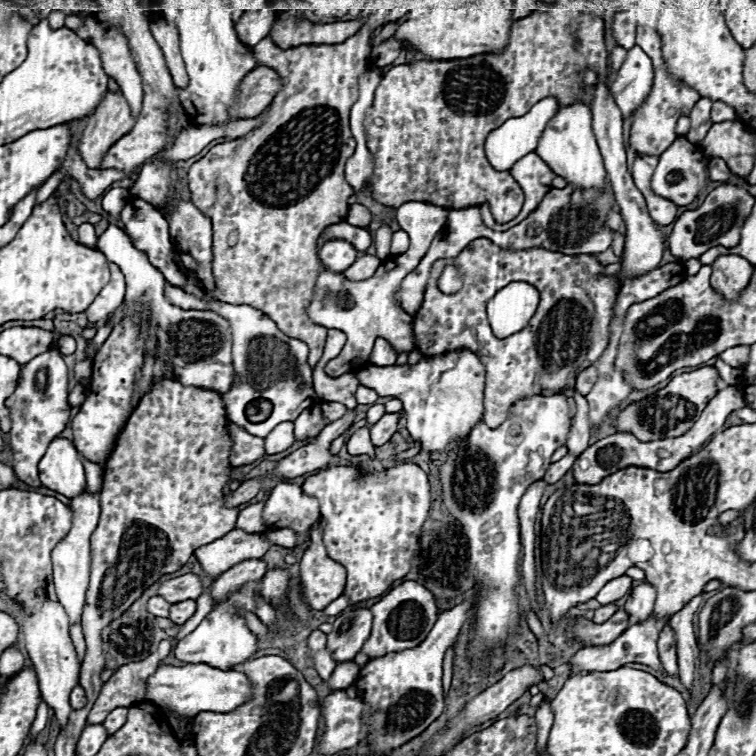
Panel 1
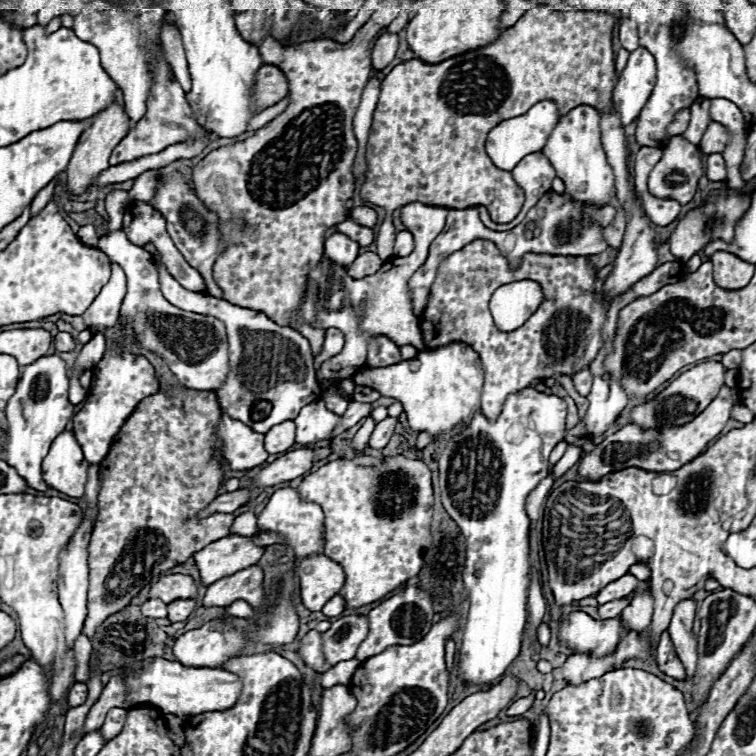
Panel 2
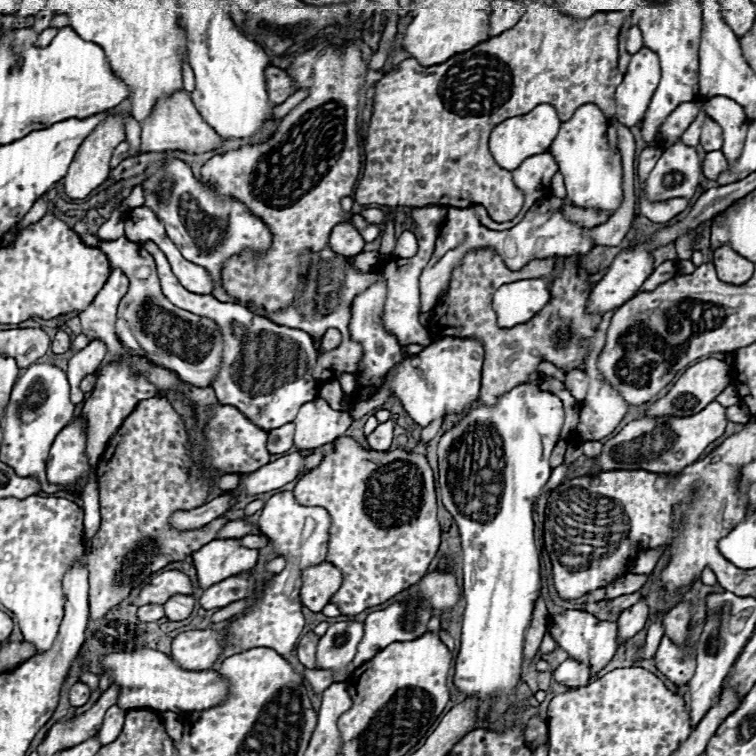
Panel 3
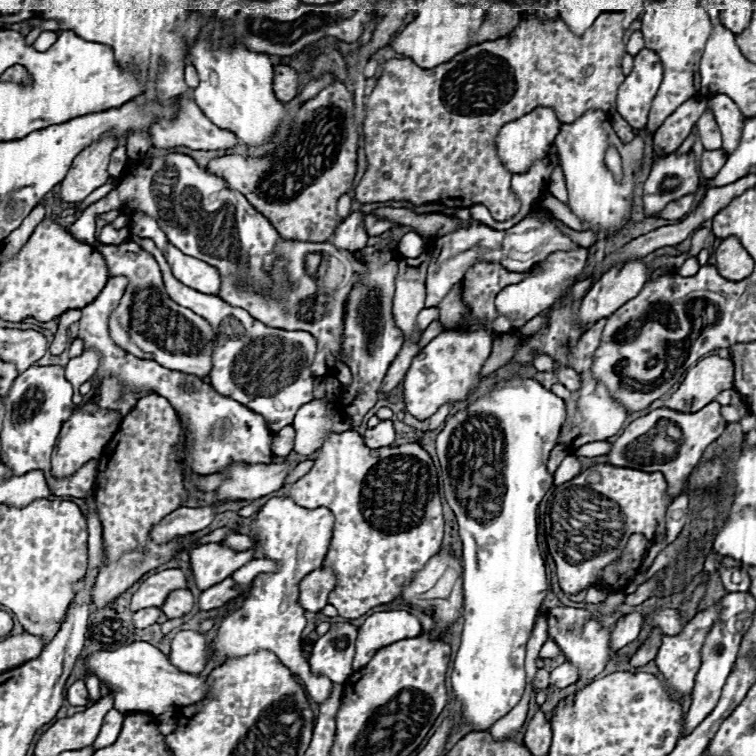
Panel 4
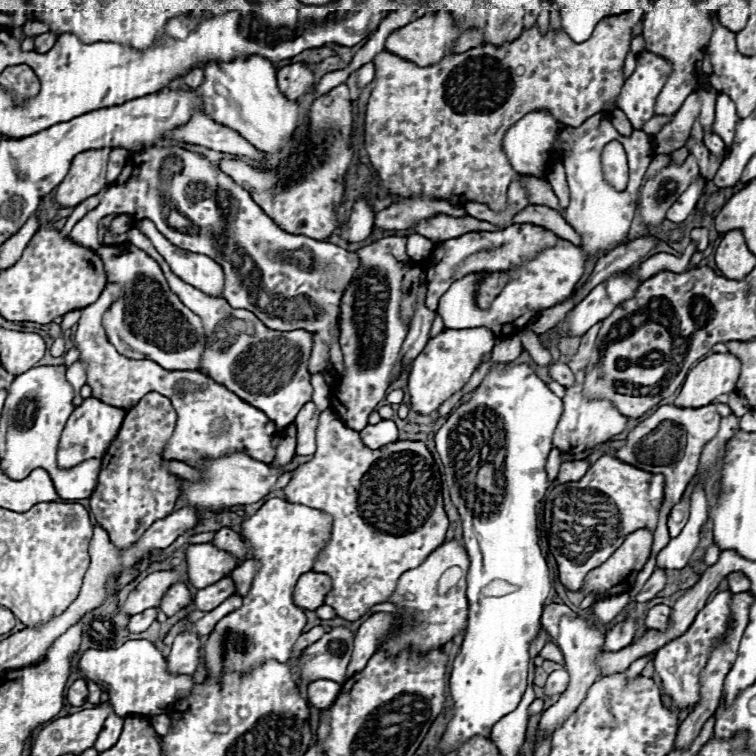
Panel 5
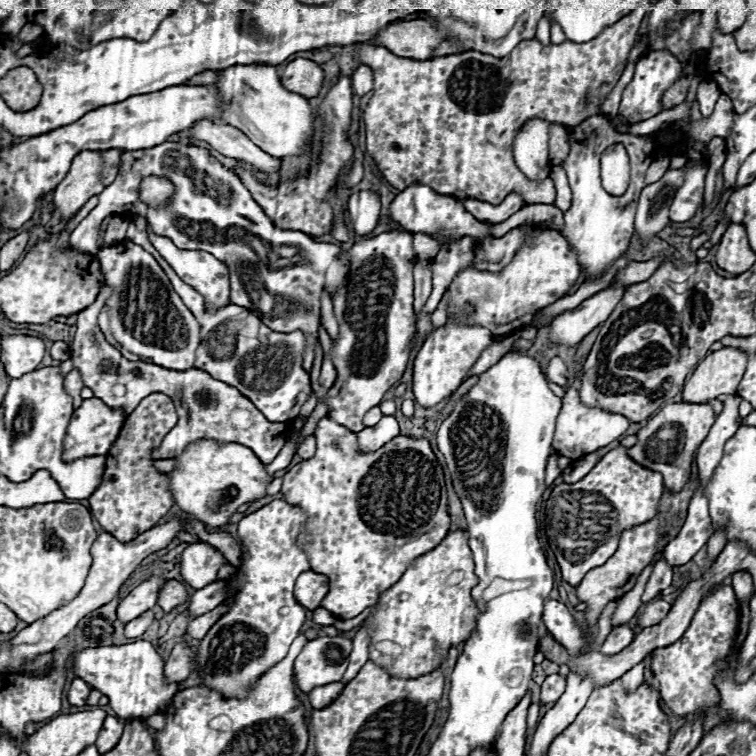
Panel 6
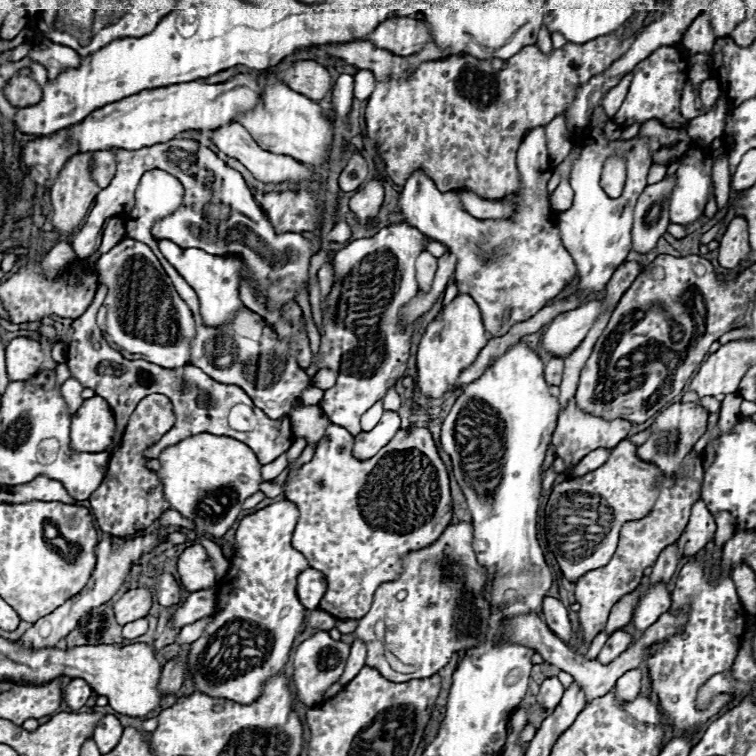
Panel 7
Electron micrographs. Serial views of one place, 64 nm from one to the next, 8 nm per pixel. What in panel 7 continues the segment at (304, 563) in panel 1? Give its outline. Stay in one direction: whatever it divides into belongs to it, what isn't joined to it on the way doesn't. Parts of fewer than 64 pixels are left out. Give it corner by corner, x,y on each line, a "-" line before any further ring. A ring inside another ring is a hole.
308,568
298,576
298,586
296,586
298,600
308,608
316,610
322,596
326,594
326,578
322,572
314,572
314,568

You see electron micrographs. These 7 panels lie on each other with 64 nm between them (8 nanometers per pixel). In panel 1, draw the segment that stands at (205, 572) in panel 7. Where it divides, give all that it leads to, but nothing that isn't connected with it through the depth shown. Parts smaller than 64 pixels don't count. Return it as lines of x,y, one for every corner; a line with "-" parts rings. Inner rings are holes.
234,528
222,538
198,548
194,556
202,564
204,572
210,578
216,578
222,572
230,570
234,564
238,564
238,560
250,560
250,556
264,556
270,546
274,546
274,542
270,542
264,532
244,532

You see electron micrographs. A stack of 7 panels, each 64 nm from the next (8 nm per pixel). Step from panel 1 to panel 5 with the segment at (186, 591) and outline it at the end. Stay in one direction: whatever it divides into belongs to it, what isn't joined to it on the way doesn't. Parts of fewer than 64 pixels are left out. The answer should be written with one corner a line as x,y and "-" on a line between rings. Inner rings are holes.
164,570
164,572
152,572
148,574
128,596
124,604
124,612
128,616
144,612
146,608
156,608
160,606
162,596
168,592
172,584
182,582
180,572
176,570

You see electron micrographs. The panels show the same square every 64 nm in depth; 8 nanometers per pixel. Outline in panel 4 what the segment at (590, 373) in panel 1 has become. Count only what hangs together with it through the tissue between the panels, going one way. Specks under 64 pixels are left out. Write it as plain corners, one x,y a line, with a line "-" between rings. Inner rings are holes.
558,366
554,372
556,372
556,376
558,376
560,384
564,384
564,386
566,386
570,392
576,392
576,390
580,390
580,386
582,386
582,378
578,376
578,372
576,372
576,370

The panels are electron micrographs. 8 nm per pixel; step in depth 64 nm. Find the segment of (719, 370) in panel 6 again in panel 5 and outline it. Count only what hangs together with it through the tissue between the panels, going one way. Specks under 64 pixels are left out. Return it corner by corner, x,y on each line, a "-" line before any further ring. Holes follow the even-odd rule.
712,354
698,366
690,368
674,406
702,408
712,404
716,396
734,392
740,372
740,360
732,354

